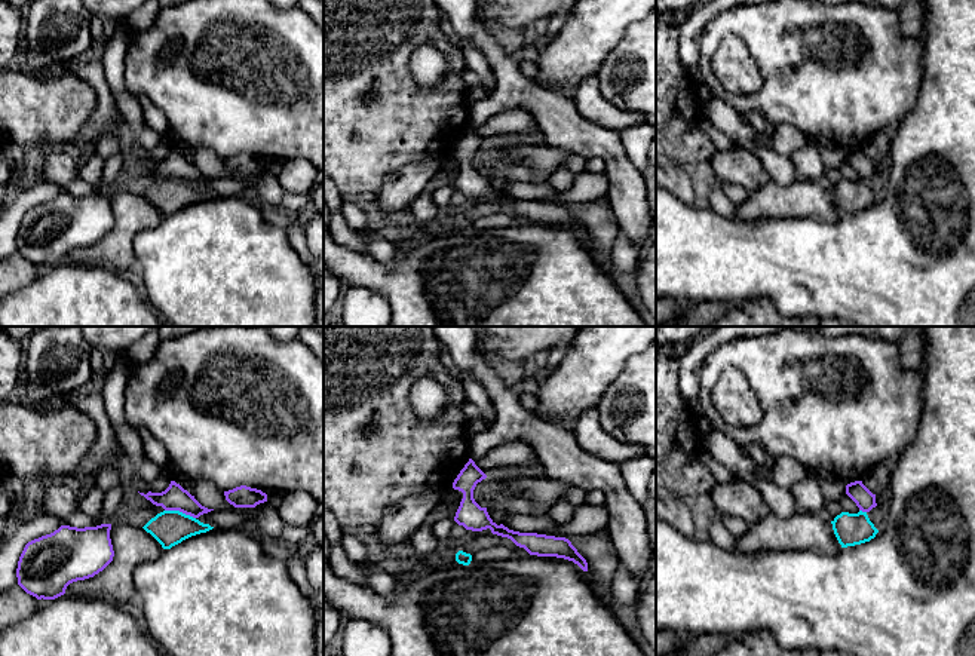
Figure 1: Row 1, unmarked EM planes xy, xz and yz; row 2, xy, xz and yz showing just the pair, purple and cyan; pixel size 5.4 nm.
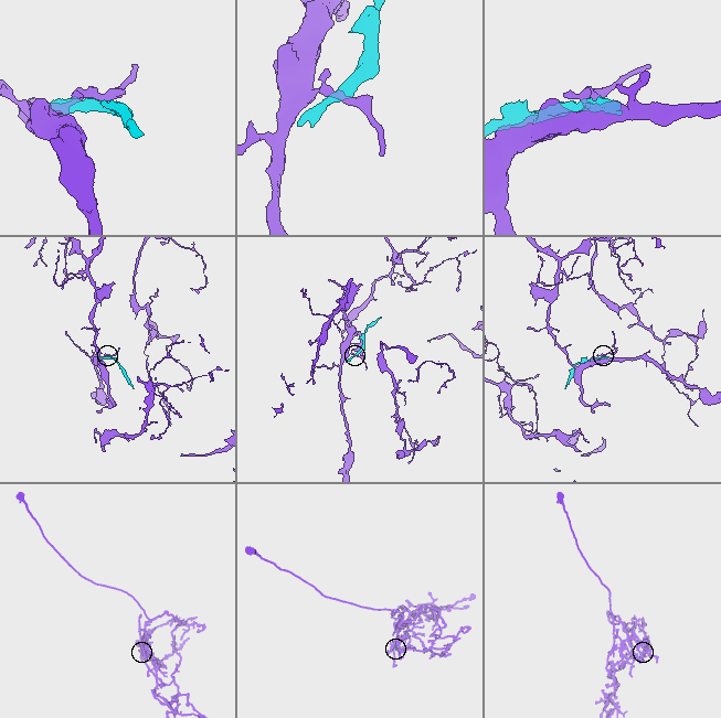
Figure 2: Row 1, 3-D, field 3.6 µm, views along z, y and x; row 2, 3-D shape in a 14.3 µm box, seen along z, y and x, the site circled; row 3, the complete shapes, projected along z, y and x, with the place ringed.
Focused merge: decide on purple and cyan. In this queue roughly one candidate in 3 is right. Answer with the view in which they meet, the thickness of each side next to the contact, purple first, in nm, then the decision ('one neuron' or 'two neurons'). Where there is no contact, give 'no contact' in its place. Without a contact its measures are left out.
xy | 140/190 nm | two neurons

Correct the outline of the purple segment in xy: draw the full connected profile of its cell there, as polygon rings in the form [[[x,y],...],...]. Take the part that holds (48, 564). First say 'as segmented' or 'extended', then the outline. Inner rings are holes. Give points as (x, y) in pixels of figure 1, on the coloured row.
as segmented | [[[111,524],[61,525],[28,542],[18,561],[18,585],[37,600],[64,595],[70,583],[93,577],[113,561],[110,530]]]

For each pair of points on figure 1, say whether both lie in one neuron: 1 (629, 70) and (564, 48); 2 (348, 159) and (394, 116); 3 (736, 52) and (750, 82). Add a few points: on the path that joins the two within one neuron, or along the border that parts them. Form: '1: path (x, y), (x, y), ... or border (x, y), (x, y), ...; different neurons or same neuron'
1: border (624, 31), (624, 36), (594, 76); different neurons
2: path (359, 147), (382, 125); same neuron
3: path (736, 60), (736, 69), (742, 74); same neuron

